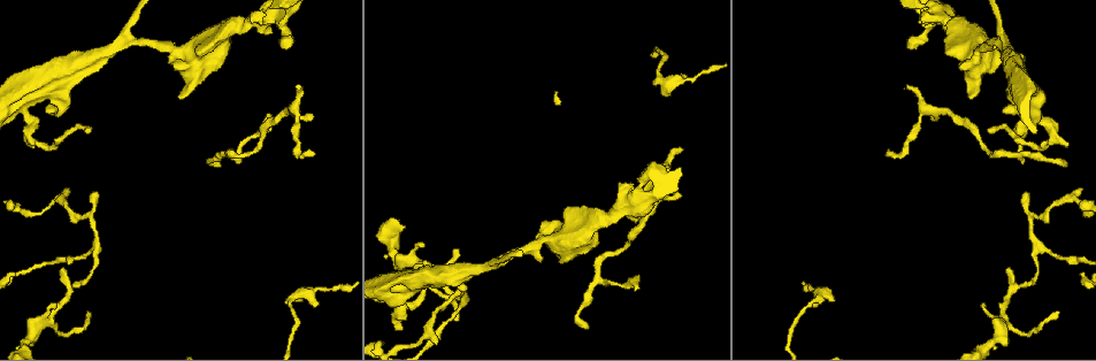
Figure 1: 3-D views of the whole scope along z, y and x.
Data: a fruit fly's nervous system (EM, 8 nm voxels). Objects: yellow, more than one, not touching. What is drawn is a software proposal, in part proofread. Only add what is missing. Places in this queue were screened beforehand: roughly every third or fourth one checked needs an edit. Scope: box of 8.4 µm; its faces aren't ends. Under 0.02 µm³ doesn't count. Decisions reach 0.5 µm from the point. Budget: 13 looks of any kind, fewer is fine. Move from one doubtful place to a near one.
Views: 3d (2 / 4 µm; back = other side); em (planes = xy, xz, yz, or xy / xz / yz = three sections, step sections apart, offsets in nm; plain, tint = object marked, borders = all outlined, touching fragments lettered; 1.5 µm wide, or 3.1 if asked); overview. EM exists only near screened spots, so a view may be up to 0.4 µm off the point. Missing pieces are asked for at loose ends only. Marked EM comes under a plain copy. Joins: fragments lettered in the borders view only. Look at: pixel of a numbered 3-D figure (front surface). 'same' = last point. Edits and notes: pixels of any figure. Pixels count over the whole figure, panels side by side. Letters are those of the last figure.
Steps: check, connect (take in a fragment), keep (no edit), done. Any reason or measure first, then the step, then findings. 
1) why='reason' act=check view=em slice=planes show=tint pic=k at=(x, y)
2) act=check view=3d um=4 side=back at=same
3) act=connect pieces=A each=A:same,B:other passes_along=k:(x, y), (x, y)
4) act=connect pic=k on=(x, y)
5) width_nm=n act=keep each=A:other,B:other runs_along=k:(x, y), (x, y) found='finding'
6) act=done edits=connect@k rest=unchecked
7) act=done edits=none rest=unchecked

why='long arm stops here' act=check view=3d um=4 pic=1 at=(92, 128)

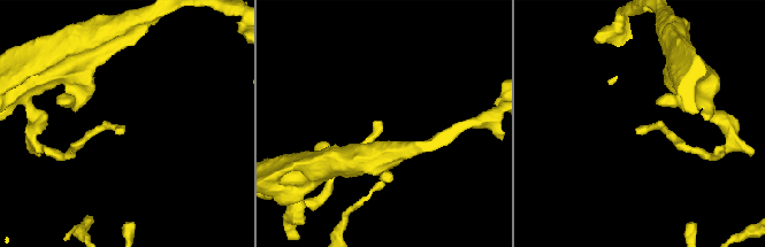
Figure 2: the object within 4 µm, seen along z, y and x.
why='shape alone is not enough' act=check view=em slice=planes show=borders pic=2 at=(123, 130)

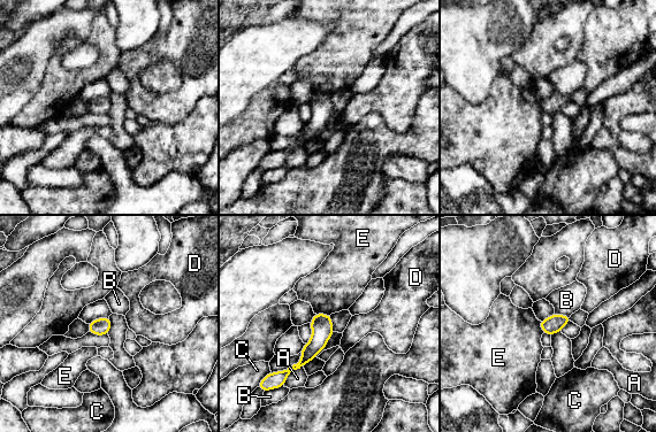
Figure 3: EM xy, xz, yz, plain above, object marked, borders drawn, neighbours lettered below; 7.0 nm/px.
width_nm=120 act=keep each=A:other,B:other,C:other,D:other,E:other found='no lettered fragment goes on from it'

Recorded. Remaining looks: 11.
why='tapers out' act=check view=em slice=xz step=8 show=borders pic=1 at=(586, 327)

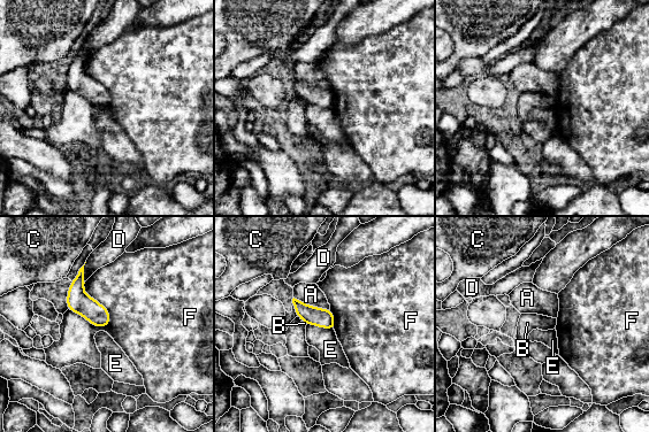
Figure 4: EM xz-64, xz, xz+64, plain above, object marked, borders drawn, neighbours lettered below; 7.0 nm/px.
width_nm=130 act=keep each=A:other,B:other,C:other,D:other,E:other,F:other border=4:(306, 324), (330, 328), (333, 330) found='no lettered fragment goes on from it'

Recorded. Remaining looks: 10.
why='thin end' act=check view=em slice=yz step=8 show=borders pic=1 at=(270, 114)

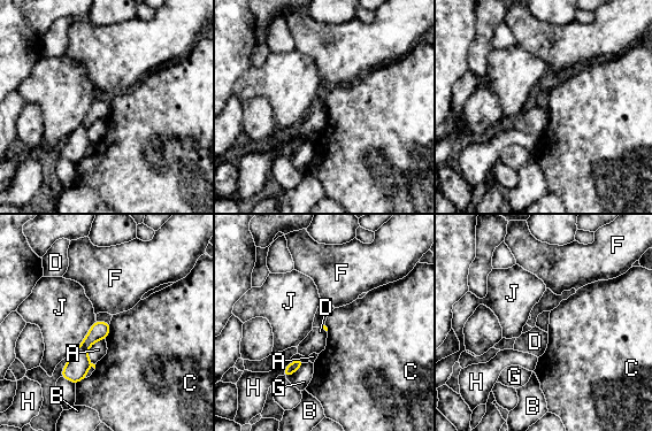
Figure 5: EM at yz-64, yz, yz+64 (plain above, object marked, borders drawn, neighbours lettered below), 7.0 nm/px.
why='another direction' act=check view=em slice=planes show=borders at=same

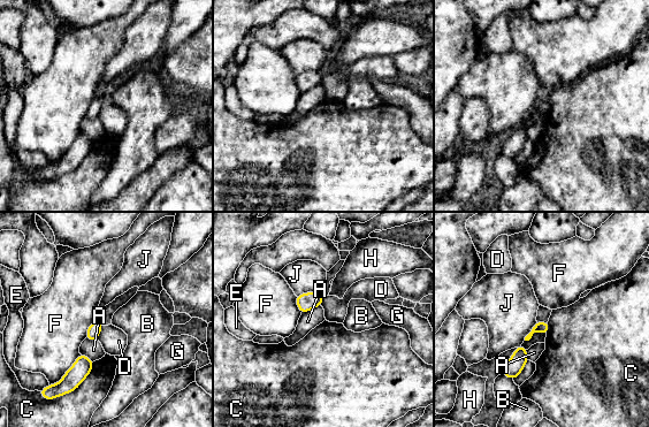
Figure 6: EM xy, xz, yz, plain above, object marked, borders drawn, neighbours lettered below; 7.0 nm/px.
width_nm=80 act=keep each=A:other,B:other,C:other,D:other,E:other,F:other,G:other,H:other,J:other border=6:(93, 361), (85, 379), (66, 394) found='none of them fits'

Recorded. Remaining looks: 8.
act=check view=em um=3.1 slice=planes show=tint pic=1 at=(297, 85)

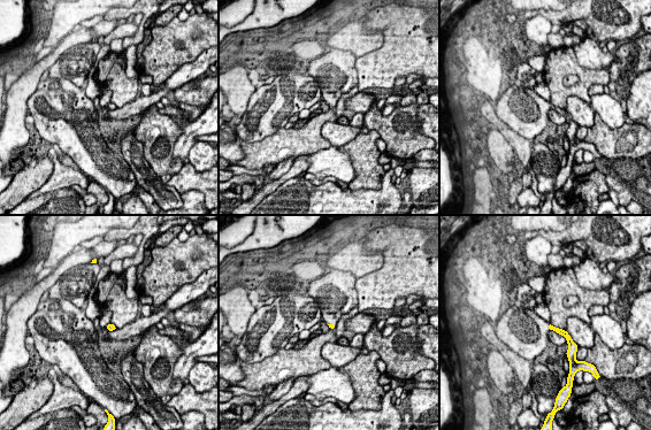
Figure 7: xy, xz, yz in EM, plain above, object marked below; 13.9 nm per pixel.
why='what lies round it' act=check view=em um=3.1 slice=planes show=borders at=same

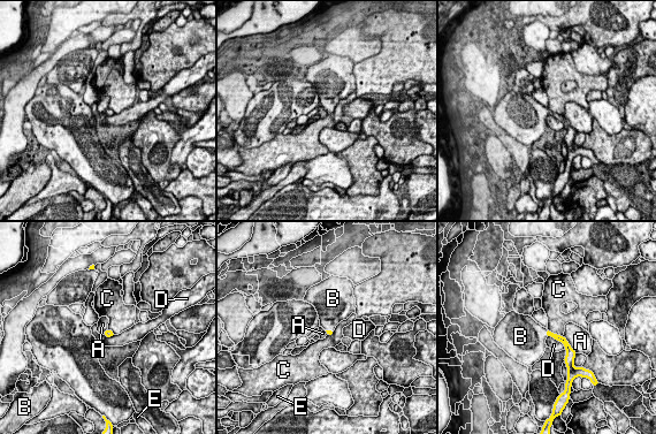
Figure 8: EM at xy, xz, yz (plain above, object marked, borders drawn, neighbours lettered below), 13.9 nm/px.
act=connect pieces=B each=A:other,B:same,C:other,D:other,E:other found='the cell continues'

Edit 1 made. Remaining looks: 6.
why='branch stops here' act=check view=em slice=yz step=4 show=borders pic=1 at=(887, 156)

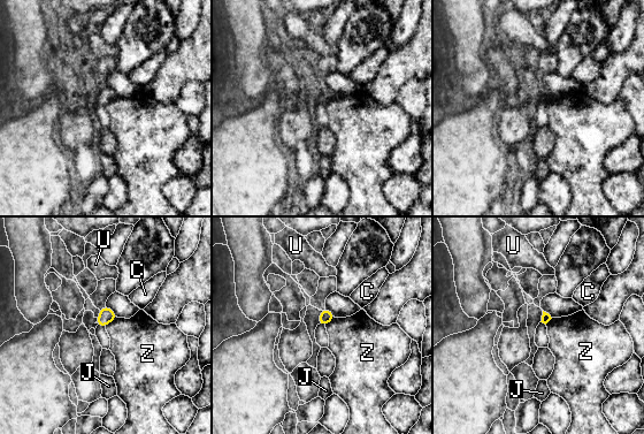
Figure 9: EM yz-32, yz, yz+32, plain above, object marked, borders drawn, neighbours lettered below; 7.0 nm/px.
act=check view=em slice=planes show=borders at=same

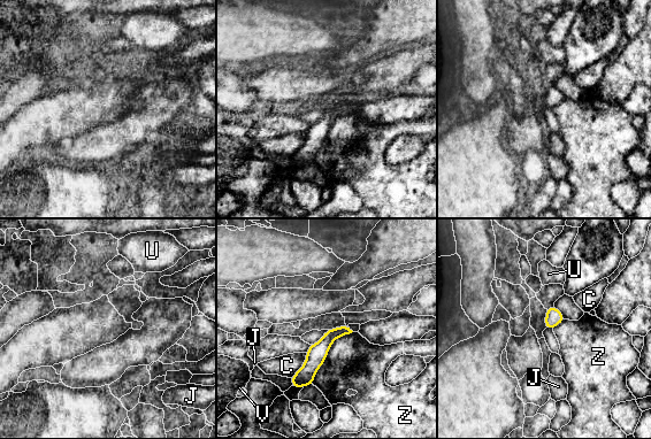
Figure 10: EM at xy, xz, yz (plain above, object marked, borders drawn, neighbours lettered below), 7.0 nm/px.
act=keep each=C:other,J:other,U:other,V:other,Z:other border=10:(352, 331), (331, 344), (312, 384) found='no lettered fragment goes on from it'

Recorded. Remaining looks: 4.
act=done edits=connect@8 rest=unchecked

